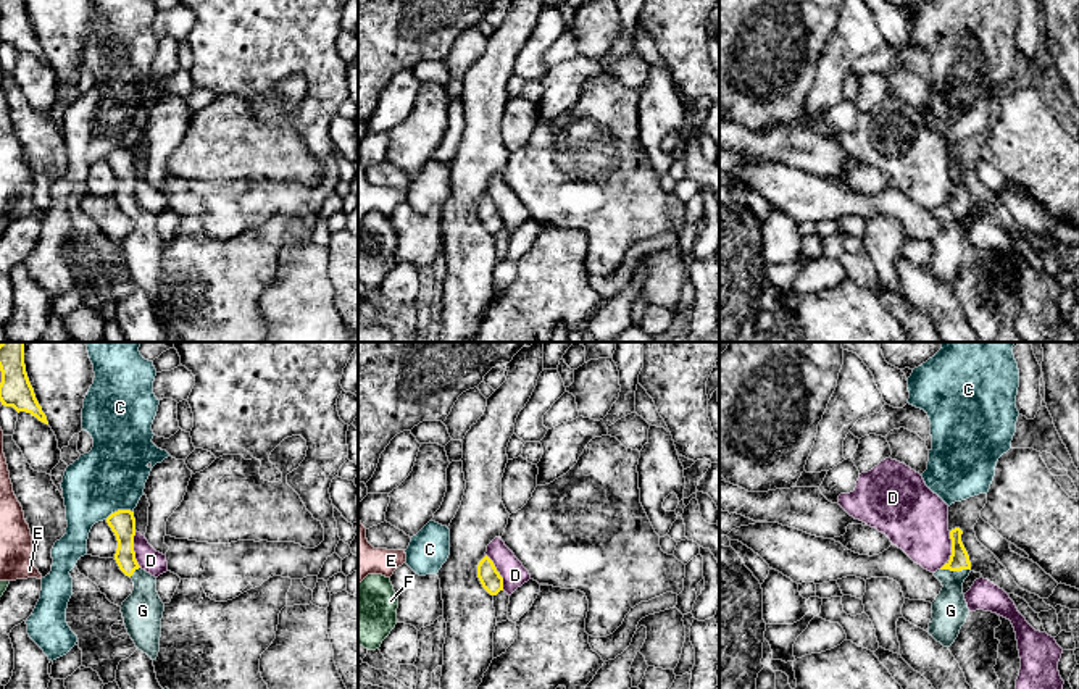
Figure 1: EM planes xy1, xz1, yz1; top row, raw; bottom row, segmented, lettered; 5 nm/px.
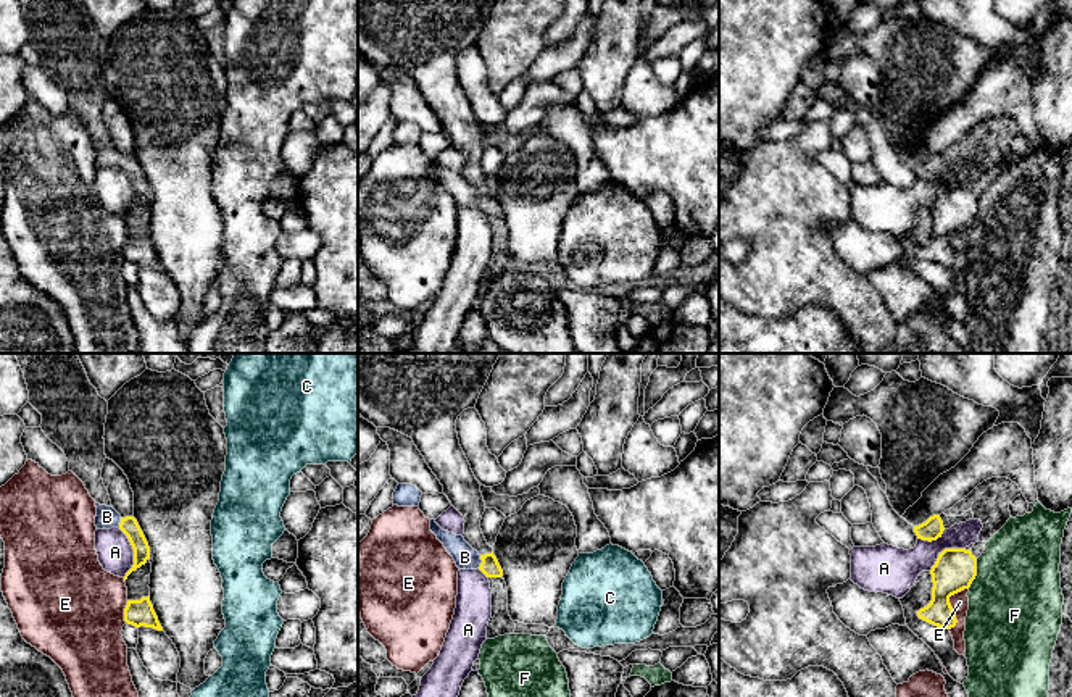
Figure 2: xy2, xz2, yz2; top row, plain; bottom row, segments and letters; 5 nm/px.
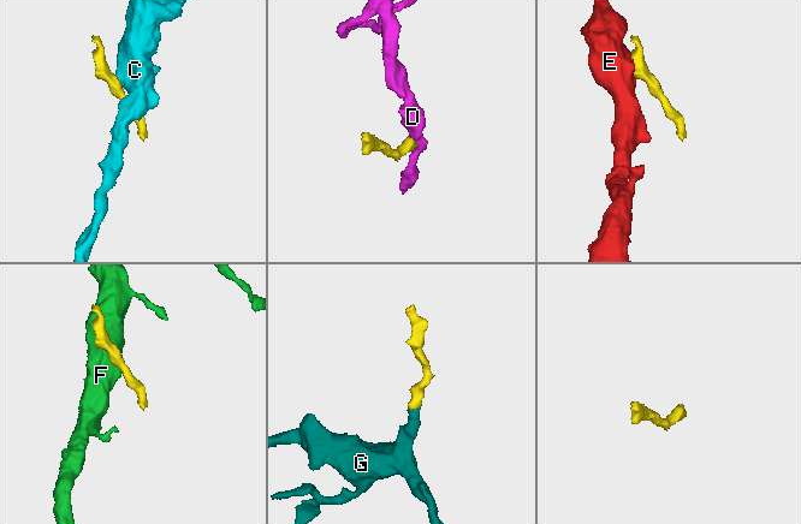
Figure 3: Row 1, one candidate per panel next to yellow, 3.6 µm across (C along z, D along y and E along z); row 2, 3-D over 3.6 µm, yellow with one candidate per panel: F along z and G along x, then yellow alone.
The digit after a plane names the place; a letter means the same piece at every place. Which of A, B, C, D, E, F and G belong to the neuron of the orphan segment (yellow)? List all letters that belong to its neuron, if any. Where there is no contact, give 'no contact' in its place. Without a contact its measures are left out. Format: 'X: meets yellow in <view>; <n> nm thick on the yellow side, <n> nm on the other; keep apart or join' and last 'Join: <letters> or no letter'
A: meets yellow in xy2; 90 nm thick on the yellow side, 180 nm on the other; keep apart
B: meets yellow in xz2; 90 nm thick on the yellow side, 120 nm on the other; join
C: meets yellow in xy1; 130 nm thick on the yellow side, 340 nm on the other; keep apart
D: meets yellow in yz1; 100 nm thick on the yellow side, 320 nm on the other; keep apart
E: meets yellow in yz2; 200 nm thick on the yellow side, 90 nm on the other; keep apart
F: meets yellow in yz2; 200 nm thick on the yellow side, 460 nm on the other; keep apart
G: meets yellow in yz1; 100 nm thick on the yellow side, 180 nm on the other; join
Join: B, G

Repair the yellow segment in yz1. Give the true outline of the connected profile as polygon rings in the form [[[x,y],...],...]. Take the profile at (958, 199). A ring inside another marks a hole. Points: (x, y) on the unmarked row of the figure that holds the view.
[[[960,166],[950,169],[950,198],[934,211],[944,226],[932,240],[932,257],[927,268],[944,286],[950,286],[955,281],[969,253],[963,221],[971,211],[971,200],[961,181],[961,173]]]

